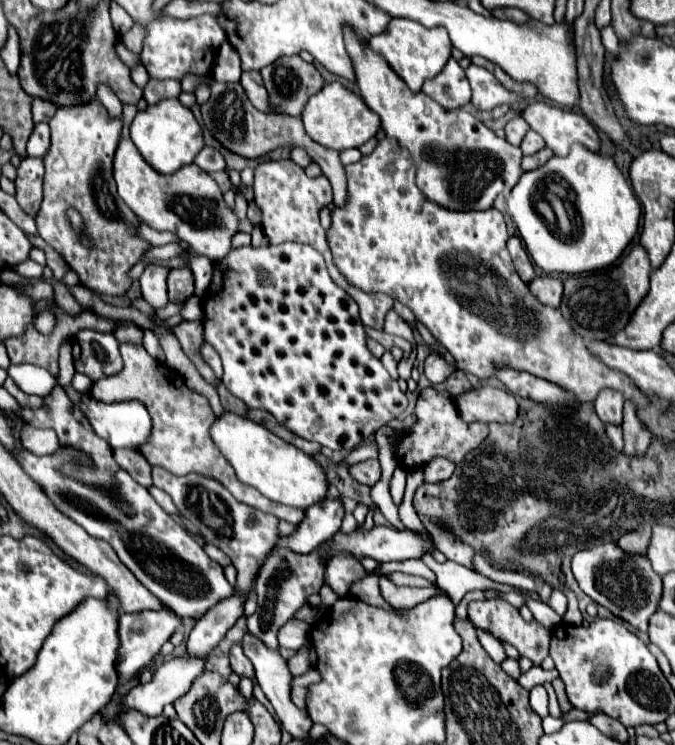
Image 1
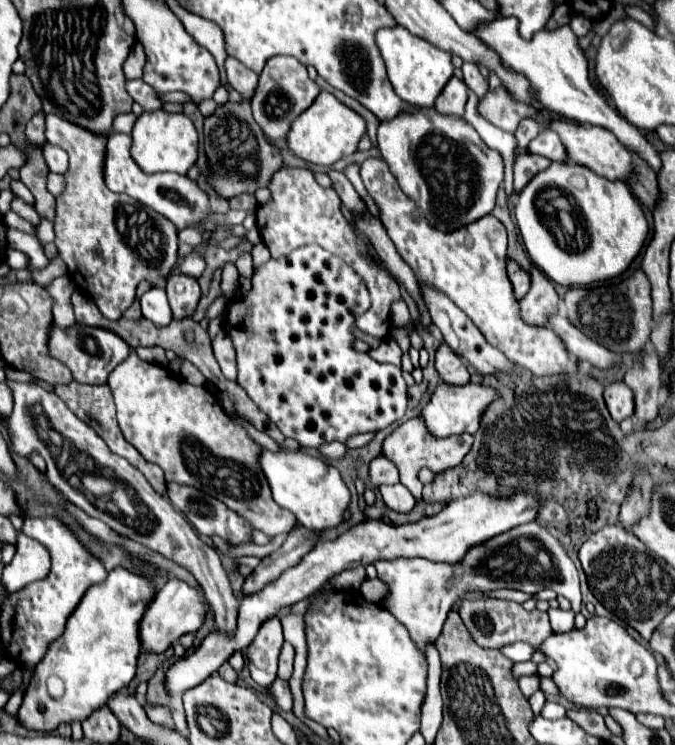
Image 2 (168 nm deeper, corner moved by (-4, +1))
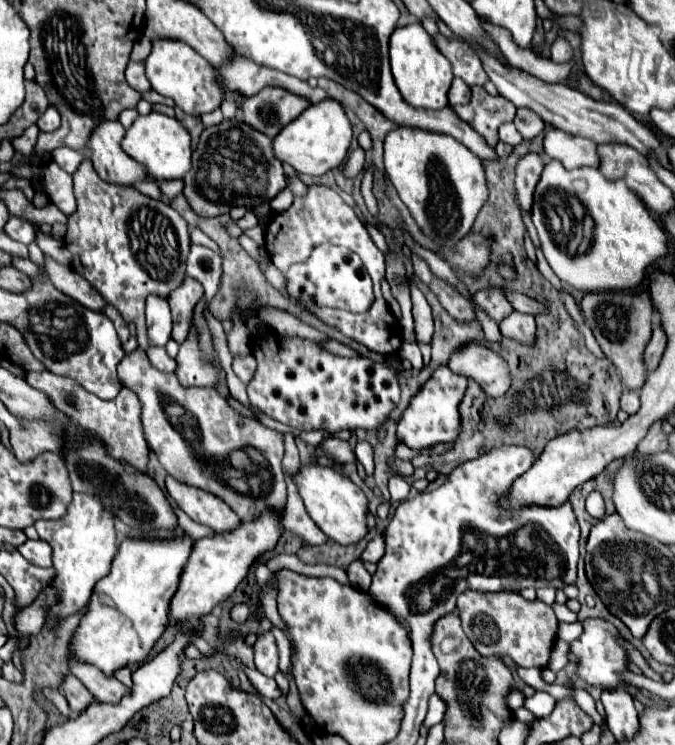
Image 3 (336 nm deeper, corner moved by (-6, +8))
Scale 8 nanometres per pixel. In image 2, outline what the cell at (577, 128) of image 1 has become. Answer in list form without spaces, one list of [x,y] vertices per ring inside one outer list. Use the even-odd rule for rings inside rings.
[[[553,119],[551,129],[559,133],[563,145],[567,147],[567,155],[573,163],[583,165],[591,171],[595,171],[597,175],[609,179],[609,181],[625,181],[629,183],[629,177],[633,175],[633,159],[631,153],[615,139],[615,135],[611,135],[611,131],[603,129],[603,127],[587,127],[587,125],[577,125],[577,123],[567,123],[563,119]]]

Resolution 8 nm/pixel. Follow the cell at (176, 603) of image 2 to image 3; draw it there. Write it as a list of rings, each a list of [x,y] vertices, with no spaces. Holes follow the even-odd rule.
[[[265,512],[259,520],[243,522],[233,532],[223,532],[223,534],[217,534],[215,538],[197,540],[181,572],[177,592],[169,602],[169,624],[183,624],[189,618],[203,618],[211,614],[211,610],[217,604],[227,600],[237,588],[237,584],[247,576],[247,570],[253,564],[253,560],[261,552],[271,550],[275,546],[279,538],[279,526],[281,526],[281,520],[273,512]]]

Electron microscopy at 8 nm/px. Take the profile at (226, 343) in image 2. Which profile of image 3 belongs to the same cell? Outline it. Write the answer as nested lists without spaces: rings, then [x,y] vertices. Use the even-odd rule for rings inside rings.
[[[251,354],[247,356],[233,356],[233,372],[239,376],[243,384],[249,384],[255,372],[255,358]]]

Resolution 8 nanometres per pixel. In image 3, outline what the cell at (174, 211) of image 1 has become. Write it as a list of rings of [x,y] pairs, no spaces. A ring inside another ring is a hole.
[[[109,120],[93,130],[89,150],[95,172],[109,184],[135,184],[137,180],[151,178],[145,172],[145,166],[137,164],[137,160],[129,158],[129,154],[121,148],[123,136],[125,128],[121,122]]]

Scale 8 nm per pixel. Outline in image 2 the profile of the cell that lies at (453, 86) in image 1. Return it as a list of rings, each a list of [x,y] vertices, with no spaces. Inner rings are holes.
[[[451,77],[447,87],[435,101],[435,109],[443,115],[463,115],[465,103],[467,103],[467,85],[461,79]]]

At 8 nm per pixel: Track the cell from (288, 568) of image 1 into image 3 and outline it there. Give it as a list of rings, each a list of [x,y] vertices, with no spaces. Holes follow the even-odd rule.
[[[263,632],[257,636],[257,642],[253,646],[255,650],[255,668],[265,674],[265,676],[275,676],[277,674],[277,664],[279,664],[279,652],[277,644],[271,632]]]

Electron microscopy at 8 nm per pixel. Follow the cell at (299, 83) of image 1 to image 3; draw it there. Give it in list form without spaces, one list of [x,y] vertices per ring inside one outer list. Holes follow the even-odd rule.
[[[265,86],[261,92],[253,94],[253,98],[245,100],[243,122],[275,138],[277,132],[295,120],[309,104],[309,98],[287,92],[281,86]]]

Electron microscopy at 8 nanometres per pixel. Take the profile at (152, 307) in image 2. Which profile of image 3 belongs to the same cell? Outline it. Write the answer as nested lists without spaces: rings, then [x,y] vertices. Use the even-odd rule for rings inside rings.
[[[147,296],[147,332],[151,346],[165,346],[171,338],[171,308],[163,296]]]

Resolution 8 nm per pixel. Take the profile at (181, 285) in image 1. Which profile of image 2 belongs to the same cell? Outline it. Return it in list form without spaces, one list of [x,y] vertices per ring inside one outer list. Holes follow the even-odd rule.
[[[183,273],[171,275],[171,279],[167,281],[167,299],[173,309],[175,321],[191,317],[201,299],[201,289],[197,279]]]

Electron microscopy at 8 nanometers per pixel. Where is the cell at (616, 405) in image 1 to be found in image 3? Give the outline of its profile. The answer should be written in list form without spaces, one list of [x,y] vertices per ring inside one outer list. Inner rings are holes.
[[[625,390],[621,394],[621,410],[625,410],[627,414],[635,414],[639,410],[639,392]]]

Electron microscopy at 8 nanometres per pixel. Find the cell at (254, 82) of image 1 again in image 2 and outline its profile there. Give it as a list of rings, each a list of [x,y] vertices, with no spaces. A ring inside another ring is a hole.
[[[227,57],[225,59],[225,75],[227,81],[245,97],[251,97],[255,93],[255,83],[257,83],[257,75],[243,67],[235,57]]]

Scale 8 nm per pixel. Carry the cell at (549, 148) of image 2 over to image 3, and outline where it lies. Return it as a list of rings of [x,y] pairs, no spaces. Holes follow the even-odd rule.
[[[551,128],[545,132],[545,154],[553,160],[559,160],[565,168],[577,166],[599,166],[597,144],[593,140],[573,136]]]

